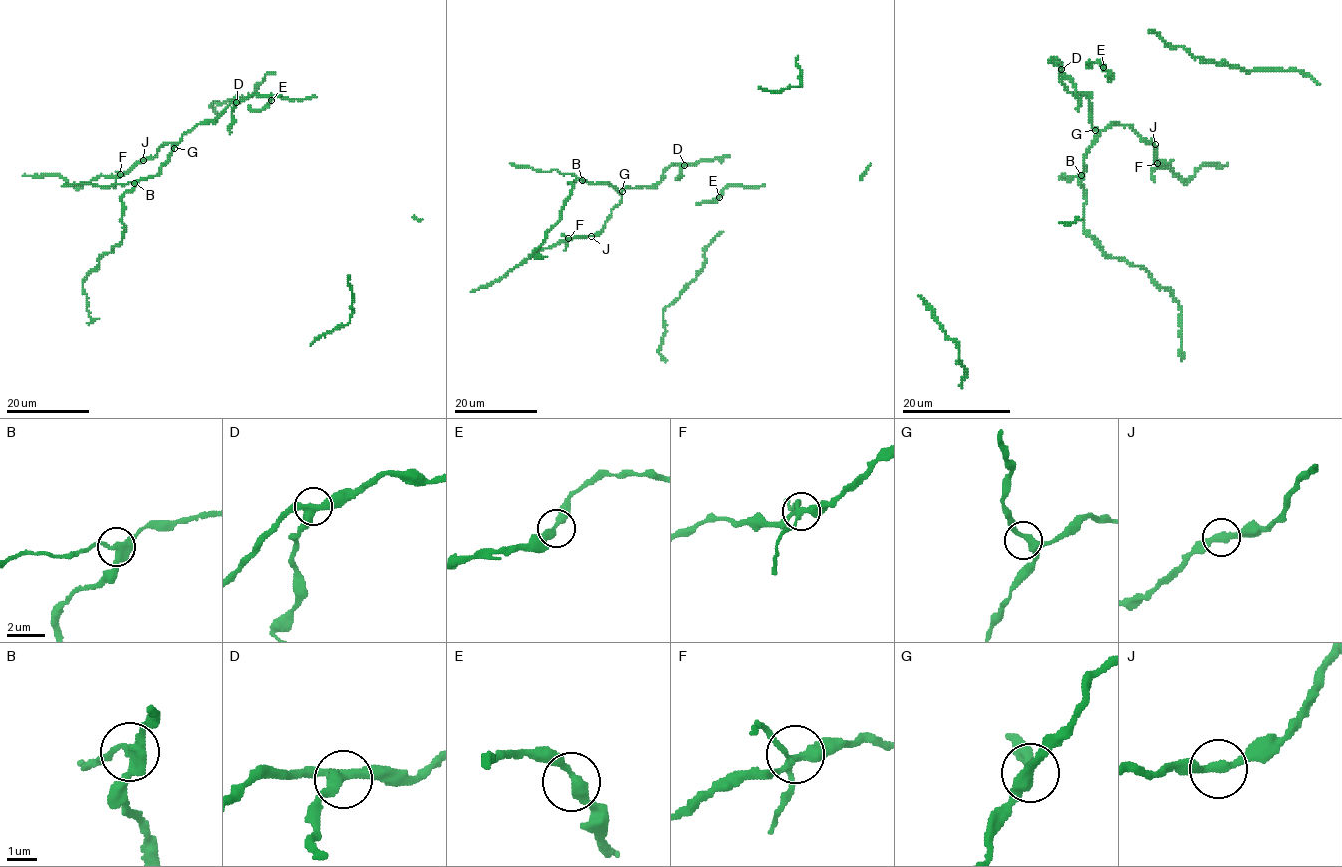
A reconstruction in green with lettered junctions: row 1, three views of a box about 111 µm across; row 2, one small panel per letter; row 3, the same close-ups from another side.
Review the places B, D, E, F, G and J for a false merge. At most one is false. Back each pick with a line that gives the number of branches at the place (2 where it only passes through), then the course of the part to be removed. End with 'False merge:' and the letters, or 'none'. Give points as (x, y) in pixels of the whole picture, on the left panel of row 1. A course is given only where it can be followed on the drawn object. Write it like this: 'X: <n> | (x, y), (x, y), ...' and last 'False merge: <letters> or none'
B: 3 | (135, 182), (108, 188), (84, 183), (61, 186)
False merge: B

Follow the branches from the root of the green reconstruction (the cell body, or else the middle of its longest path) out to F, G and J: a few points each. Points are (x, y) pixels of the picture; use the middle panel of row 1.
F: (683, 164), (671, 165), (664, 177), (649, 188), (626, 186), (600, 231), (568, 238)
G: (683, 164), (671, 165), (664, 172), (664, 177), (649, 188), (627, 186), (622, 191)
J: (683, 164), (671, 165), (664, 177), (649, 188), (626, 186), (603, 228), (591, 236)

